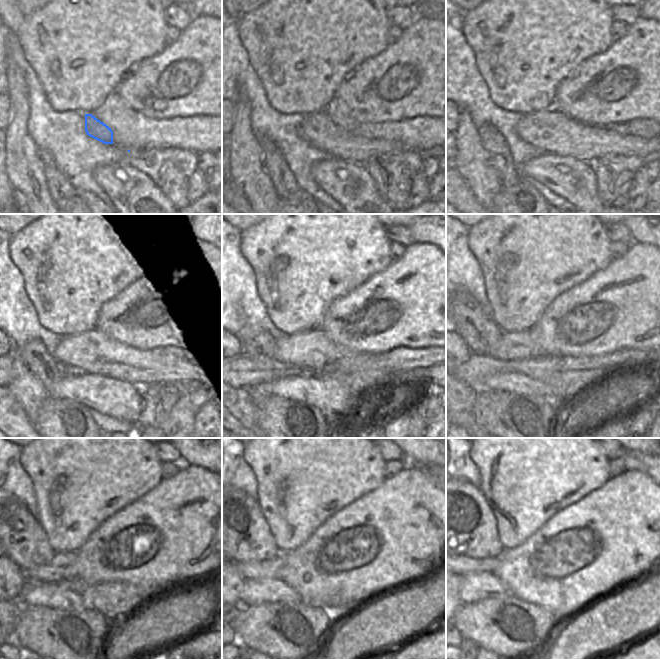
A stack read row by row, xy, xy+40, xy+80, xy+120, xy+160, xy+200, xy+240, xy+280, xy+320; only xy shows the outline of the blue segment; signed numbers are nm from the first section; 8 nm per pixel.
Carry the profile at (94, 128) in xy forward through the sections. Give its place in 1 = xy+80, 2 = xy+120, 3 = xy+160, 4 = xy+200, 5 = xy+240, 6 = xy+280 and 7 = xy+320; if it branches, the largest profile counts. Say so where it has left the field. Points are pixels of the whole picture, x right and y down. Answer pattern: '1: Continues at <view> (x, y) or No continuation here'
1: Continues at xy+80 (545, 129)
2: Continues at xy+120 (94, 352)
3: Continues at xy+160 (312, 349)
4: Continues at xy+200 (512, 345)
5: Continues at xy+240 (62, 567)
6: Continues at xy+280 (258, 569)
7: Continues at xy+320 (466, 565).

